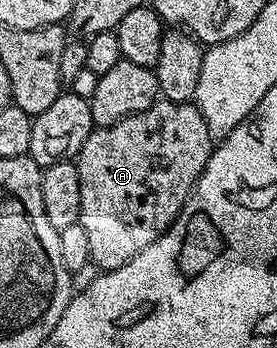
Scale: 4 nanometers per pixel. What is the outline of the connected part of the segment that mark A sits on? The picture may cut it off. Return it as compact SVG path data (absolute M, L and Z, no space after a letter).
M161 98L154 105L150 105L150 109L146 109L142 113L134 113L130 117L118 121L118 125L113 127L97 127L90 133L90 137L86 137L86 145L82 145L80 154L74 160L78 169L78 181L82 185L82 209L80 210L79 223L82 225L82 229L86 229L86 238L90 240L92 263L95 266L100 266L99 270L101 272L113 271L122 265L126 265L134 256L142 253L142 249L146 249L146 245L158 241L158 237L162 237L162 233L168 231L173 221L180 216L180 211L184 207L188 196L195 189L196 183L200 179L200 174L206 169L208 158L212 156L213 150L214 136L210 133L210 129L206 125L206 121L196 107L195 102L172 103L165 98Z

